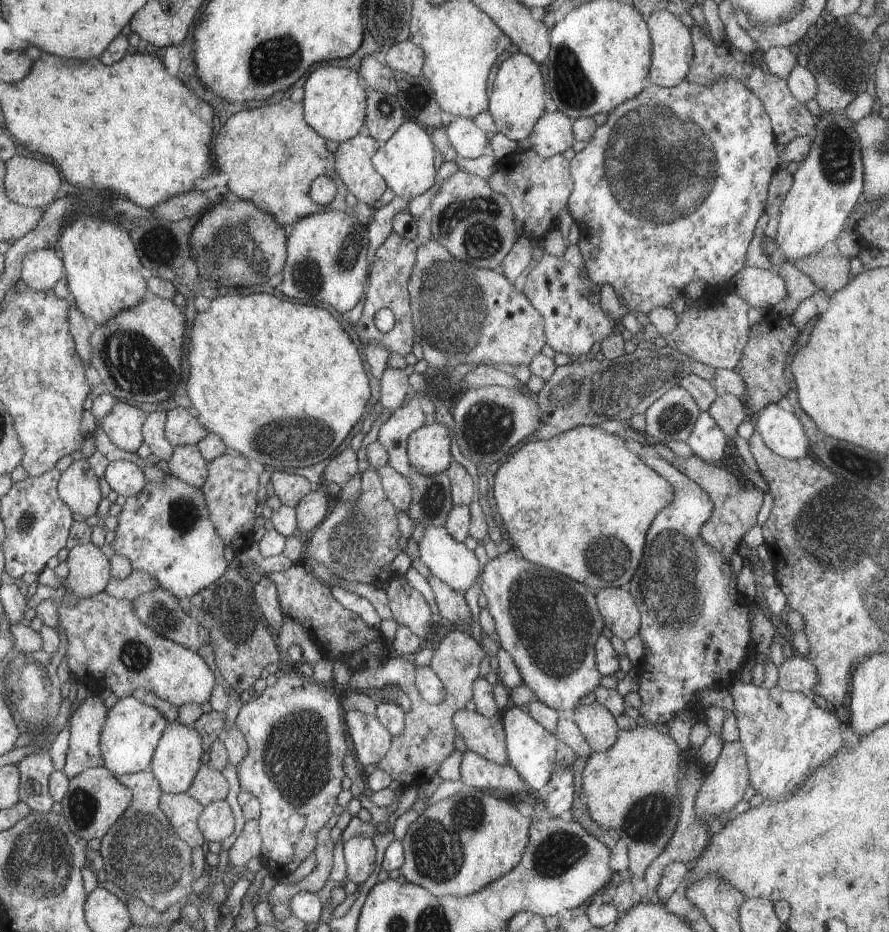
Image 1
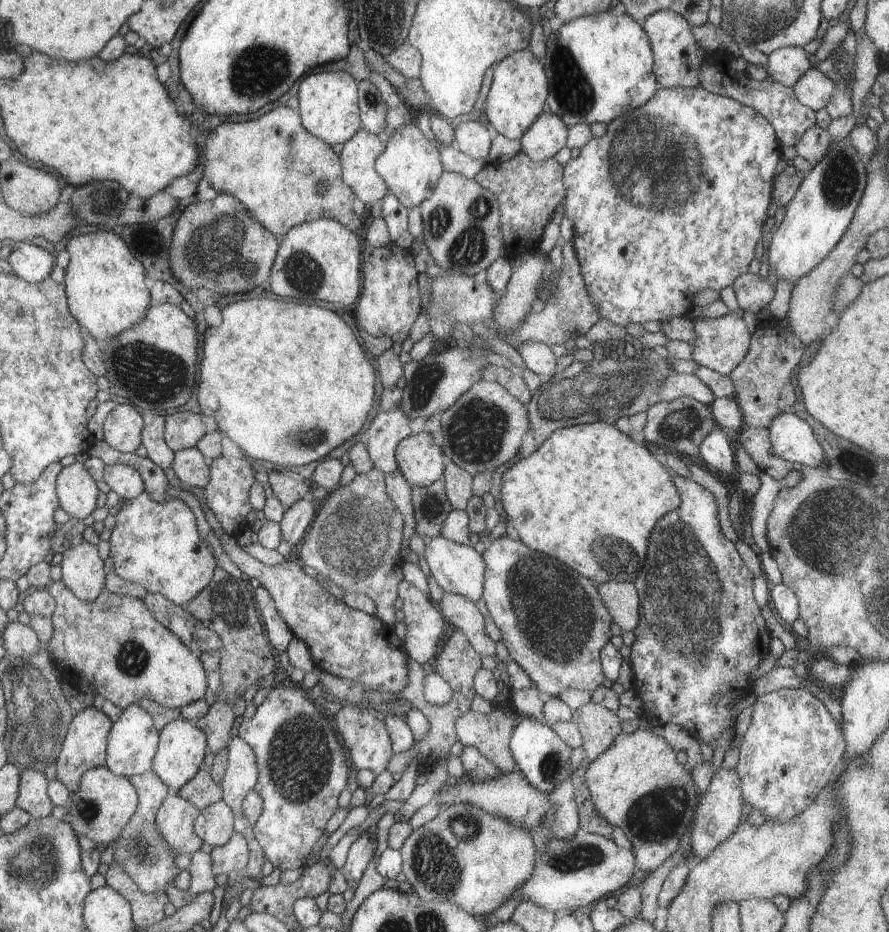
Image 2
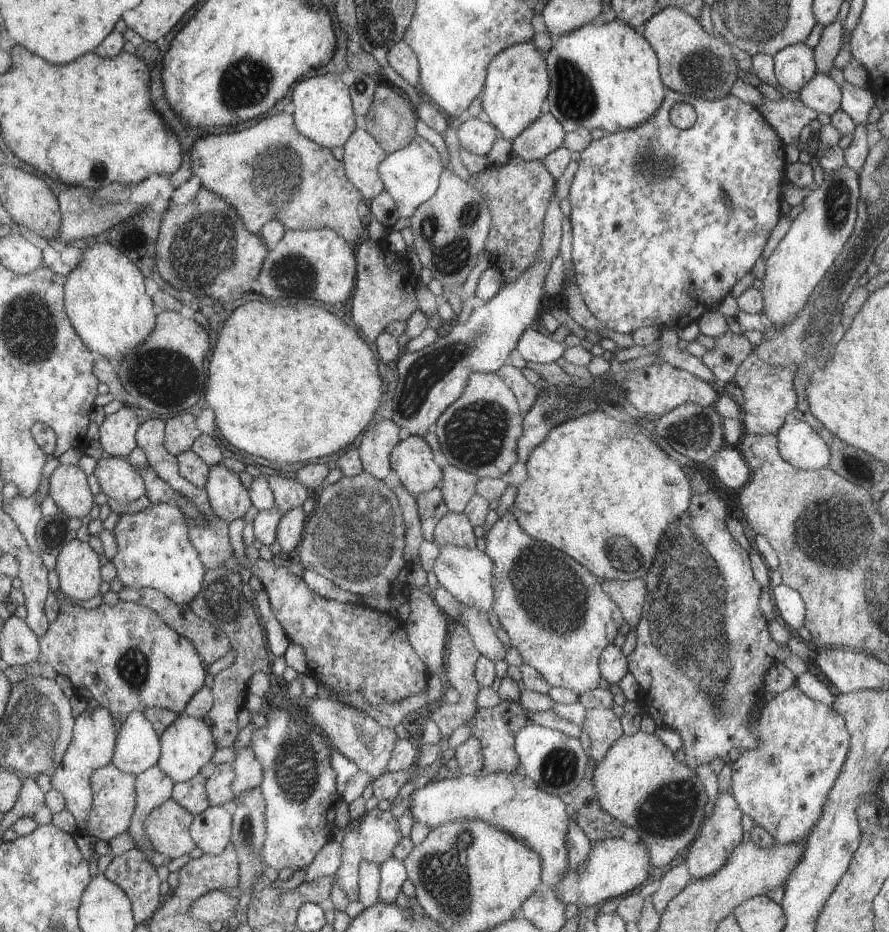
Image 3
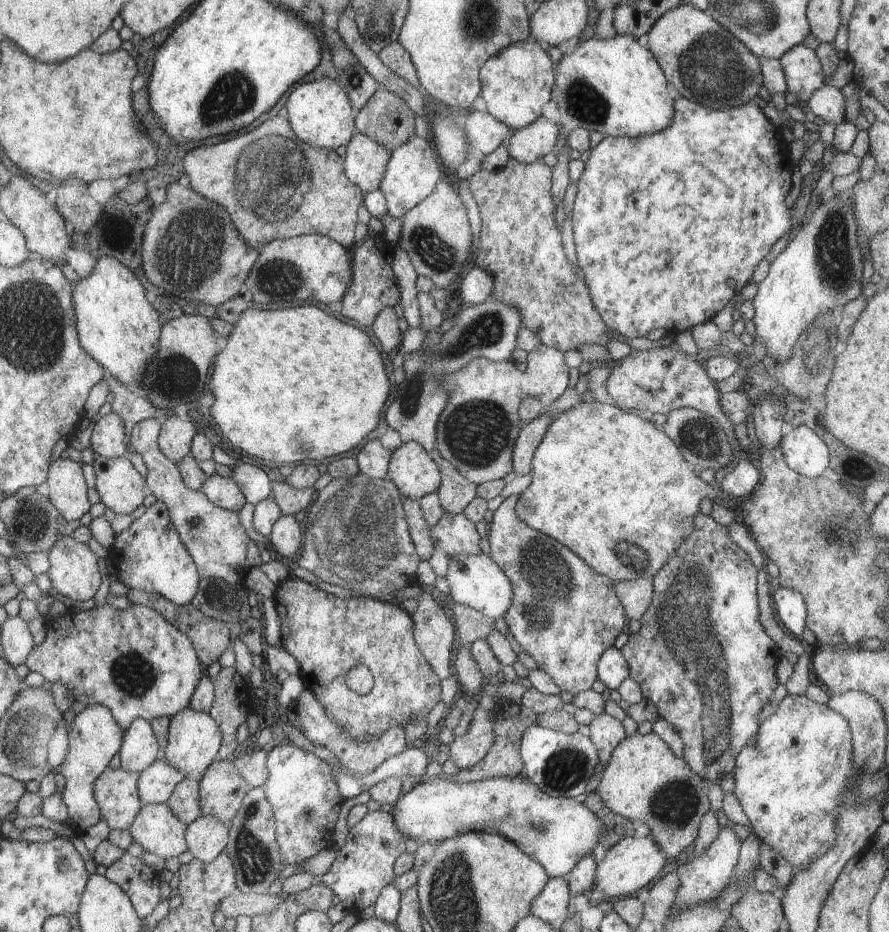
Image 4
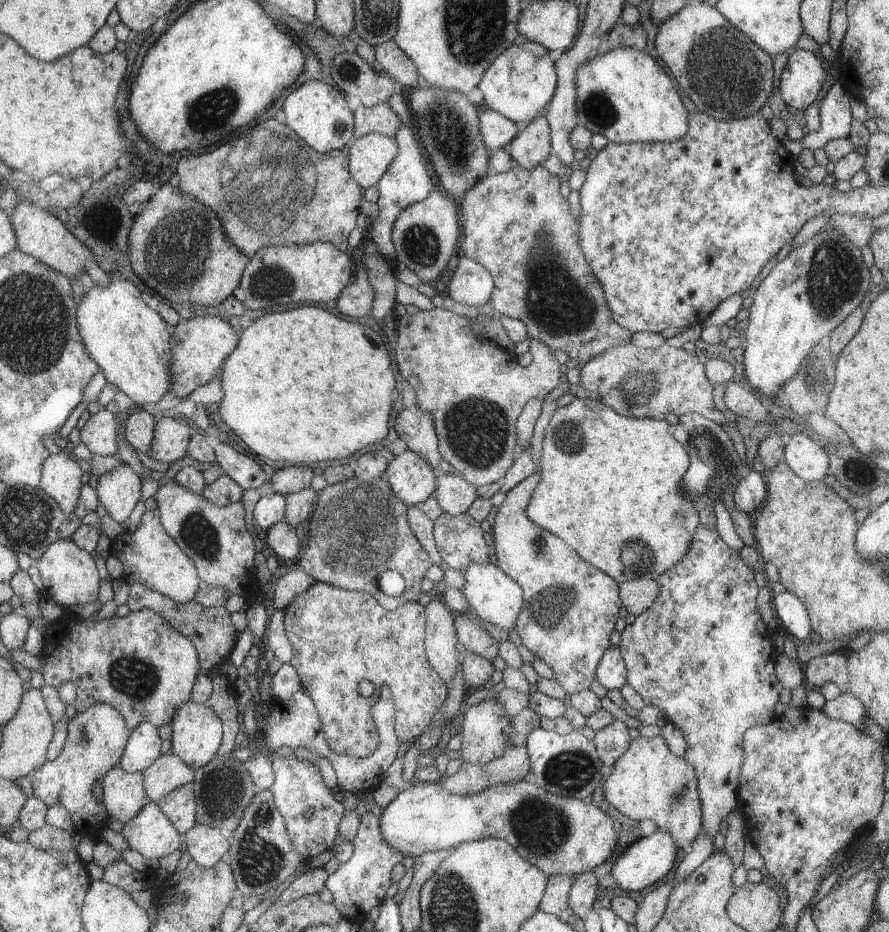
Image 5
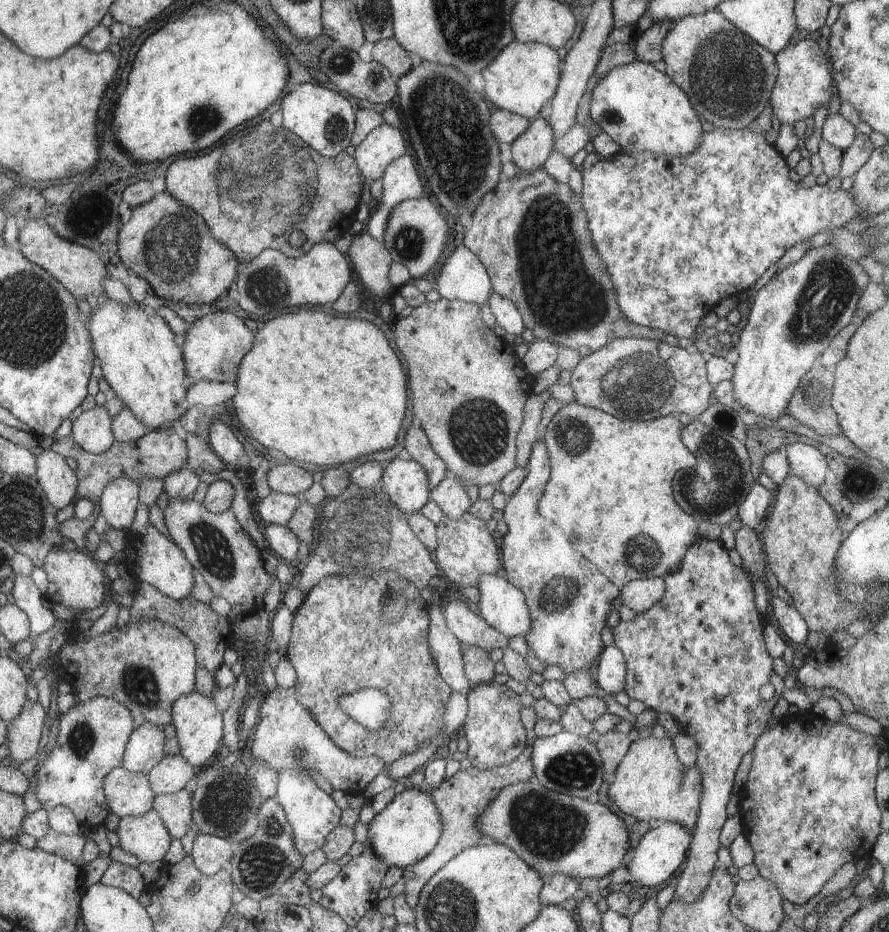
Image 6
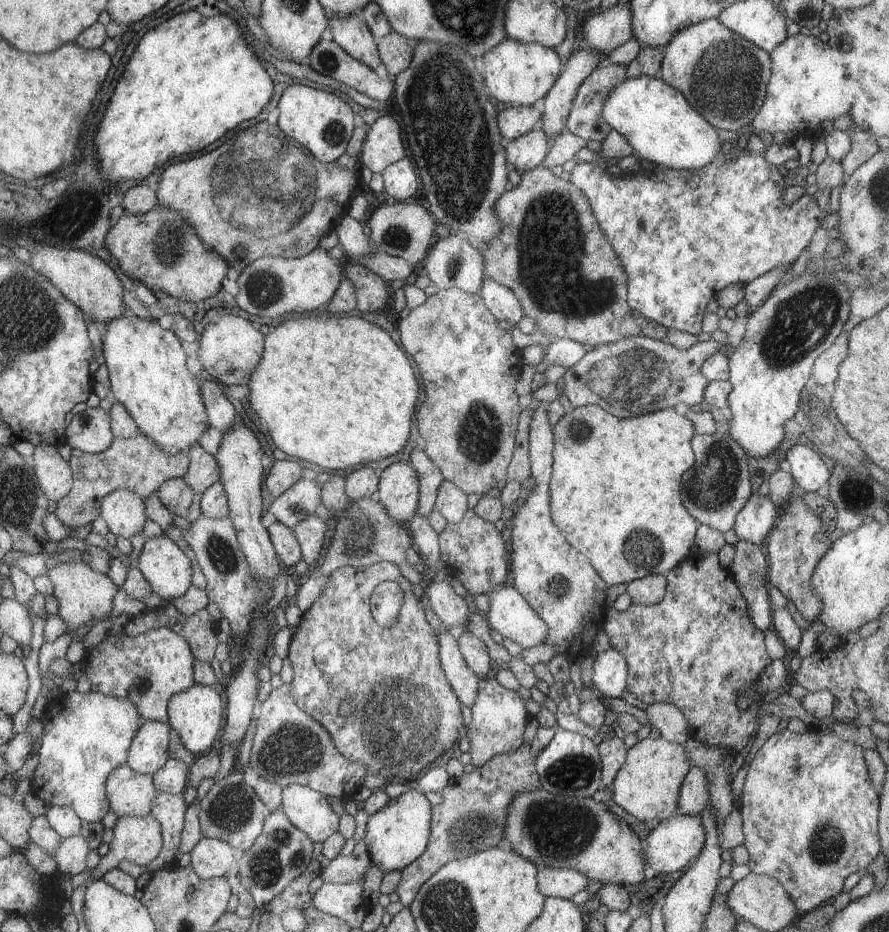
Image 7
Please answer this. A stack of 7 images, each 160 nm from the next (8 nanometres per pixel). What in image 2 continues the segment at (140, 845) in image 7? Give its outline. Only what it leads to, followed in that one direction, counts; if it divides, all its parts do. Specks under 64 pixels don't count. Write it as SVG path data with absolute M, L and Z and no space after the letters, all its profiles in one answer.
M172 792L155 816L160 834L175 850L175 854L195 854L202 846L202 838L195 832L195 819L200 814L191 801Z

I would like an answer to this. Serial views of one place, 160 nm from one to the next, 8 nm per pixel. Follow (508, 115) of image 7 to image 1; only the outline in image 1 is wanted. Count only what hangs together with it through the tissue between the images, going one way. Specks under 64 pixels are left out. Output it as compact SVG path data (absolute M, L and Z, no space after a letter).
M455 117L446 130L450 144L460 157L475 159L484 155L490 137L472 119Z

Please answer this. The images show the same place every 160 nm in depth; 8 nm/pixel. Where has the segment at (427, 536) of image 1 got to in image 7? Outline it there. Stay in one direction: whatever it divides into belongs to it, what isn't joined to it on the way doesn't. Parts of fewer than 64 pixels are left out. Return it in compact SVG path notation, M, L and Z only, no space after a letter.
M510 583L504 584L489 594L490 611L483 614L489 622L492 631L498 631L503 638L517 642L525 648L538 646L547 639L548 625L538 616L538 613L528 604L528 601Z

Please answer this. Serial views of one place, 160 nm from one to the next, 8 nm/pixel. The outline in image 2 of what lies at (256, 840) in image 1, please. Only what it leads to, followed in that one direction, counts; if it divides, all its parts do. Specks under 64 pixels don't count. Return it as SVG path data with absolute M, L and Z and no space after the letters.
M236 833L230 842L223 847L214 847L210 852L213 873L228 875L232 870L236 870L239 874L244 874L248 864L248 854L250 851L246 839L240 833Z

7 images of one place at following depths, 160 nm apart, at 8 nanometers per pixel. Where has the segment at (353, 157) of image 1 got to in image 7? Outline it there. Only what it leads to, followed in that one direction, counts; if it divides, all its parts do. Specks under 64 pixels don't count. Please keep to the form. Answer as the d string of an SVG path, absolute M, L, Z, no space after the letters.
M390 114L381 116L369 126L359 165L368 166L373 173L381 173L387 166L406 158L400 124Z

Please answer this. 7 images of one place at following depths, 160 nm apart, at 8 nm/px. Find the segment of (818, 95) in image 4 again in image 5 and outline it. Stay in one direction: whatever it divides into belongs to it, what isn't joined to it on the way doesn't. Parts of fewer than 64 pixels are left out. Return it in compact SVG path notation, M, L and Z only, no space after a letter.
M840 79L823 92L819 99L821 127L813 134L805 134L802 140L790 140L784 136L782 145L791 153L792 160L797 163L802 149L814 151L832 139L848 139L852 111L850 110L851 93L840 82Z

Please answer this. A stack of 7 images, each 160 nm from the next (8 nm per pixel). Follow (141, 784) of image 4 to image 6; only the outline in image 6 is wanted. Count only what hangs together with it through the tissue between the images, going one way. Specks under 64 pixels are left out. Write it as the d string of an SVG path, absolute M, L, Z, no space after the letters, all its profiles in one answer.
M166 754L147 776L150 778L155 794L163 795L184 789L194 774L197 774L196 770L182 755Z

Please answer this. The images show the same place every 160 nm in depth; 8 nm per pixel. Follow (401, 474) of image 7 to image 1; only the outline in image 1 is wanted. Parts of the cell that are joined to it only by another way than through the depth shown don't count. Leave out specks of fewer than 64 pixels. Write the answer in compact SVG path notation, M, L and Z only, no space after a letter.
M441 423L424 425L408 437L407 455L412 468L422 476L444 473L450 466L452 433Z

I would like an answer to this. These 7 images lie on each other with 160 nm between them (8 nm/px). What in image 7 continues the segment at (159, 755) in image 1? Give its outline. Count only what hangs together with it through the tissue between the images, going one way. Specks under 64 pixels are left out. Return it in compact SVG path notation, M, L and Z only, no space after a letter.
M193 684L187 691L172 696L167 704L167 715L170 717L167 720L168 724L180 735L184 746L195 756L204 753L204 750L209 750L210 746L216 742L222 730L224 714L226 714L224 700L218 694L216 686Z

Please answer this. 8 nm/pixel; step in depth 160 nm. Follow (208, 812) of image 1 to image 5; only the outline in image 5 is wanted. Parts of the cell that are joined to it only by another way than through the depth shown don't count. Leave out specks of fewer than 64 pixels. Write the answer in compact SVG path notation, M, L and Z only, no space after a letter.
M200 823L185 834L184 842L192 860L204 868L220 863L222 854L230 848L230 842L220 834L220 830Z

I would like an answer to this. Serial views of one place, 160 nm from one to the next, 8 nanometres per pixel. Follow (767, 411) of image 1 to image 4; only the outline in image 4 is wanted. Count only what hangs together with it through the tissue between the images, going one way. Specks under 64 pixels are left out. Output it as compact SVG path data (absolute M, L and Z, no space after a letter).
M804 425L781 437L779 446L789 467L798 474L815 479L828 468L828 446L818 434Z

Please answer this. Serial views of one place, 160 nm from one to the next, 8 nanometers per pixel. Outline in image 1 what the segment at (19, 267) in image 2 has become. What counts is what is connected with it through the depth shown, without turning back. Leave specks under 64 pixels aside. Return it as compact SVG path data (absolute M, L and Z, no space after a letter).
M36 249L24 257L21 279L34 290L52 289L62 278L62 260L54 249Z

